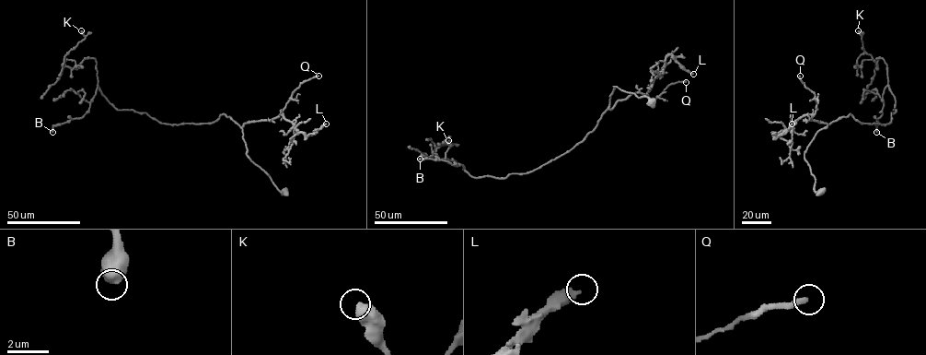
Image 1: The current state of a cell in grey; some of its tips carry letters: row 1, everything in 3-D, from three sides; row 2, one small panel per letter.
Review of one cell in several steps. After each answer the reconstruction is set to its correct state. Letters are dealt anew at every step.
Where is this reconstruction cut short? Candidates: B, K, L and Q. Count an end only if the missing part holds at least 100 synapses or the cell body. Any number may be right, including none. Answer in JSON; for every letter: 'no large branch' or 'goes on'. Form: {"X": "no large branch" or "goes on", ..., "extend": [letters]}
{"B": "no large branch", "K": "no large branch", "L": "goes on", "Q": "no large branch", "extend": ["L"]}

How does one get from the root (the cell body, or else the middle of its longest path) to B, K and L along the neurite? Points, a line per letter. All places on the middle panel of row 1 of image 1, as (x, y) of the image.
B: (652, 103), (613, 87), (609, 107), (583, 141), (526, 173), (473, 177), (462, 165), (420, 159)
K: (652, 103), (613, 87), (583, 141), (504, 178), (473, 177), (453, 160), (432, 158), (448, 140)
L: (652, 103), (645, 96), (613, 87), (609, 109), (632, 93), (646, 94), (668, 55), (693, 74)

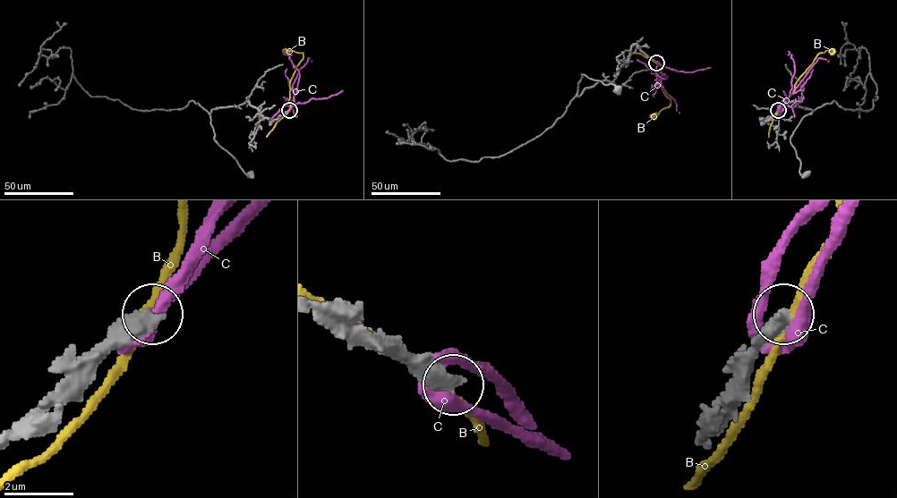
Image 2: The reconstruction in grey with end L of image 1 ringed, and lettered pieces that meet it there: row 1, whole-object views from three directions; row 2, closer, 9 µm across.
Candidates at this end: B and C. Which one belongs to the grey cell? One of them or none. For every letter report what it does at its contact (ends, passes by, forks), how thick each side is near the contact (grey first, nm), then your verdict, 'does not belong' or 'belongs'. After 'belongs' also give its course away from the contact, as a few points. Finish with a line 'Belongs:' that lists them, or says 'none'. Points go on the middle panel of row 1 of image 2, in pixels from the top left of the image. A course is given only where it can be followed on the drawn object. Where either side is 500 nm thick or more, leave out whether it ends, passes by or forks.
B: 650/240 nm | does not belong
C: 650/360 nm | does not belong
Belongs: none

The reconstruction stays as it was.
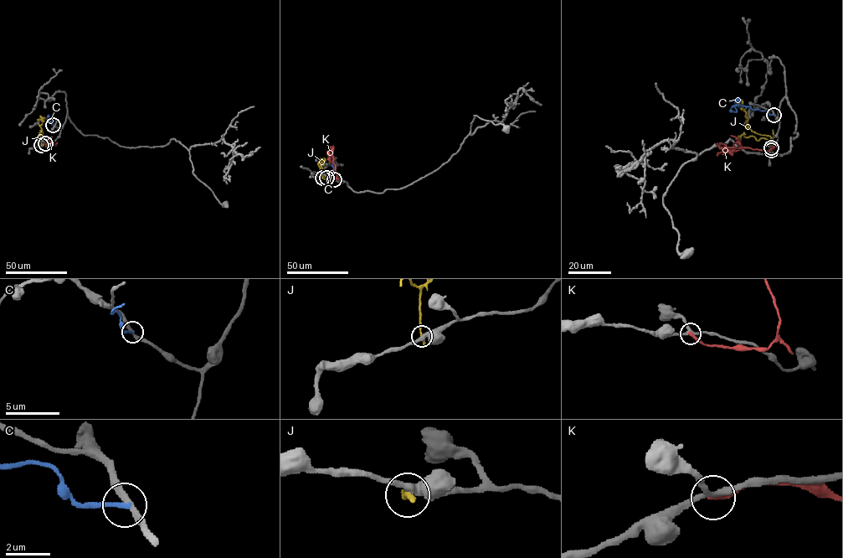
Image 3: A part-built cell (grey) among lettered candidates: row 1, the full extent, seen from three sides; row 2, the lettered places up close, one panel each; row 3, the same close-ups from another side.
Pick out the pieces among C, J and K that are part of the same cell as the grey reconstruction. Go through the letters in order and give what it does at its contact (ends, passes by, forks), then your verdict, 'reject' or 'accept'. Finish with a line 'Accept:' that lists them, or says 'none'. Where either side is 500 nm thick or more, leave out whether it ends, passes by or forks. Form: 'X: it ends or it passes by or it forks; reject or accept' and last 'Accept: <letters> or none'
C: it ends; reject
J: it ends; reject
K: it ends; reject
Accept: none

